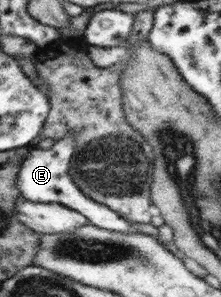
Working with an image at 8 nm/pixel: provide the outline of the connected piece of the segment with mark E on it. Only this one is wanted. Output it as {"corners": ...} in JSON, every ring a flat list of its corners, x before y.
{"corners":[[76,132,67,133,65,137,56,140,51,148,43,150,33,150,27,154,27,158,21,164,20,172,17,172,17,189,21,191,21,196,31,202,55,202,61,206,67,206,71,210,76,210,89,219,90,224,99,226,103,230,111,232,121,232,121,234,131,234,138,232,128,220,121,218,114,210,108,206,90,199,79,187,69,174,69,162,75,152]]}

